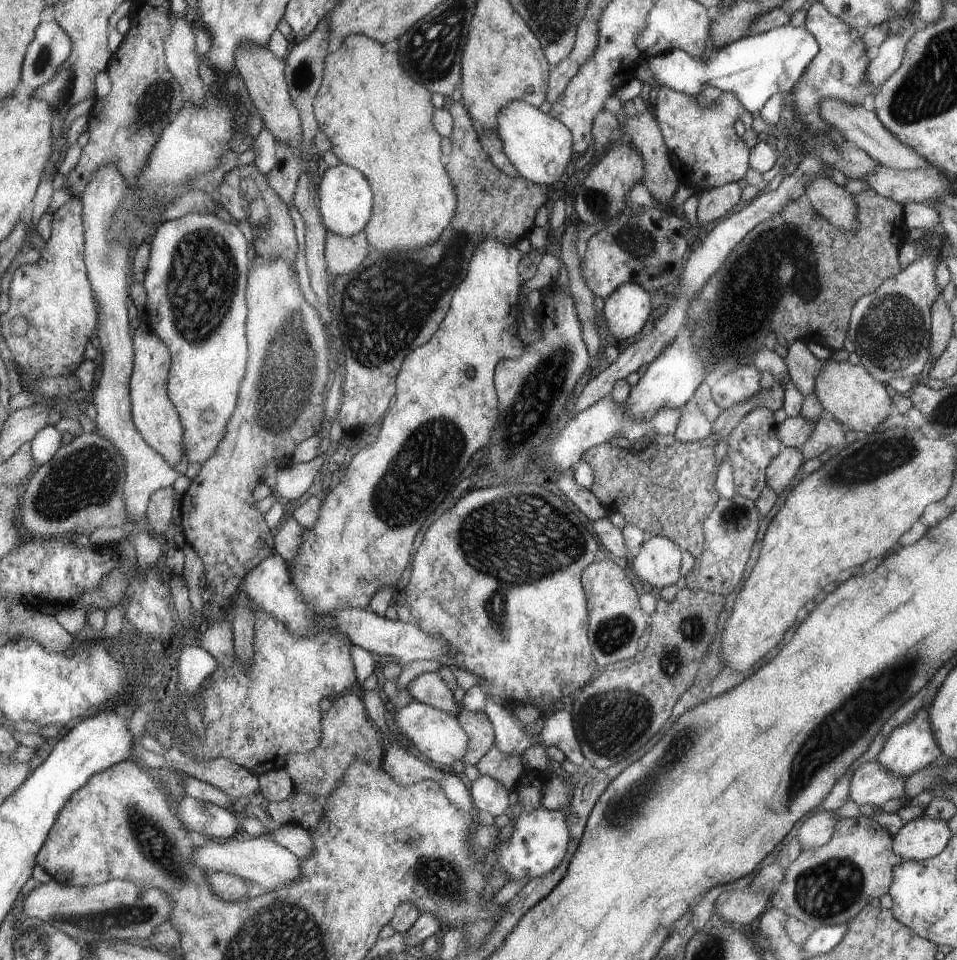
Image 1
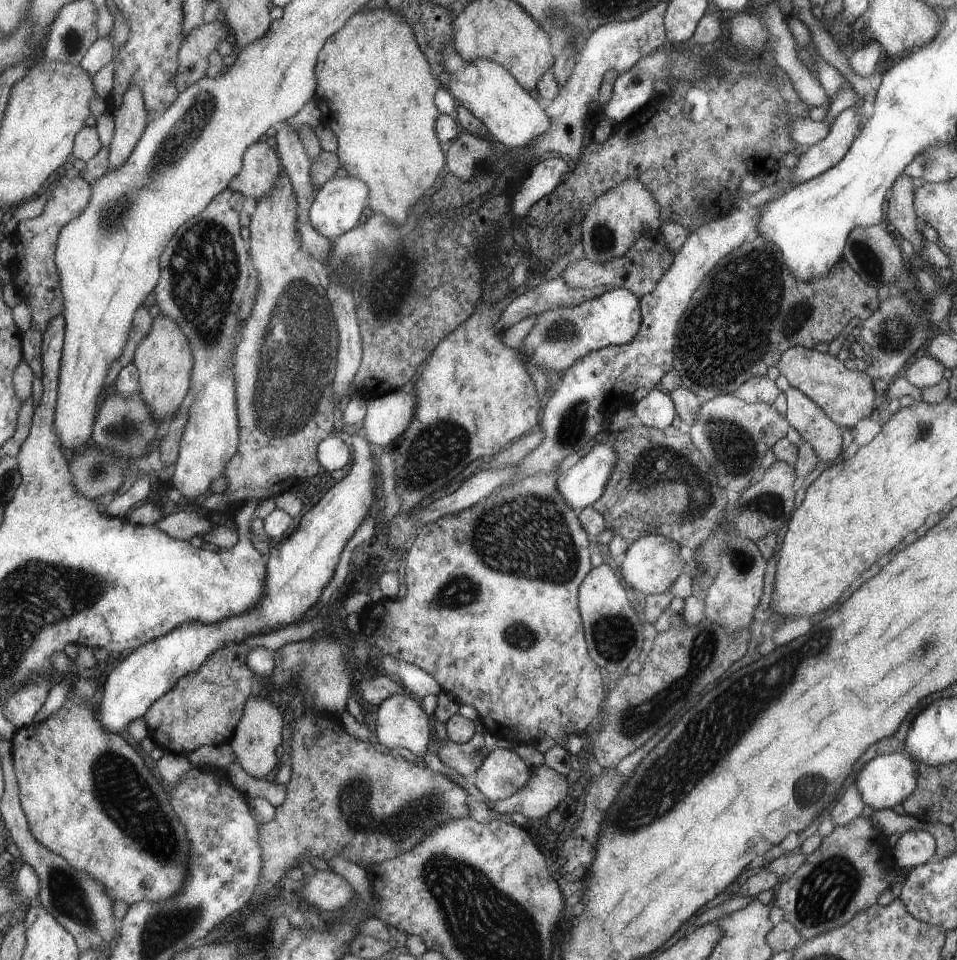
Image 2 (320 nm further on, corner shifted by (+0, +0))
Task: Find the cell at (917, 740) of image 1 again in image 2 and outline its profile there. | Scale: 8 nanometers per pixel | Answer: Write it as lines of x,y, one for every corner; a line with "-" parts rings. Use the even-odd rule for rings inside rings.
904,752
891,753
888,755
880,755
872,758
867,764
863,765
853,783
856,788
860,791
862,801
865,805
870,806
872,810
879,809
891,809
895,804
901,804
905,798
913,792
916,788
916,782
919,777
919,764
917,764
912,758
906,757

